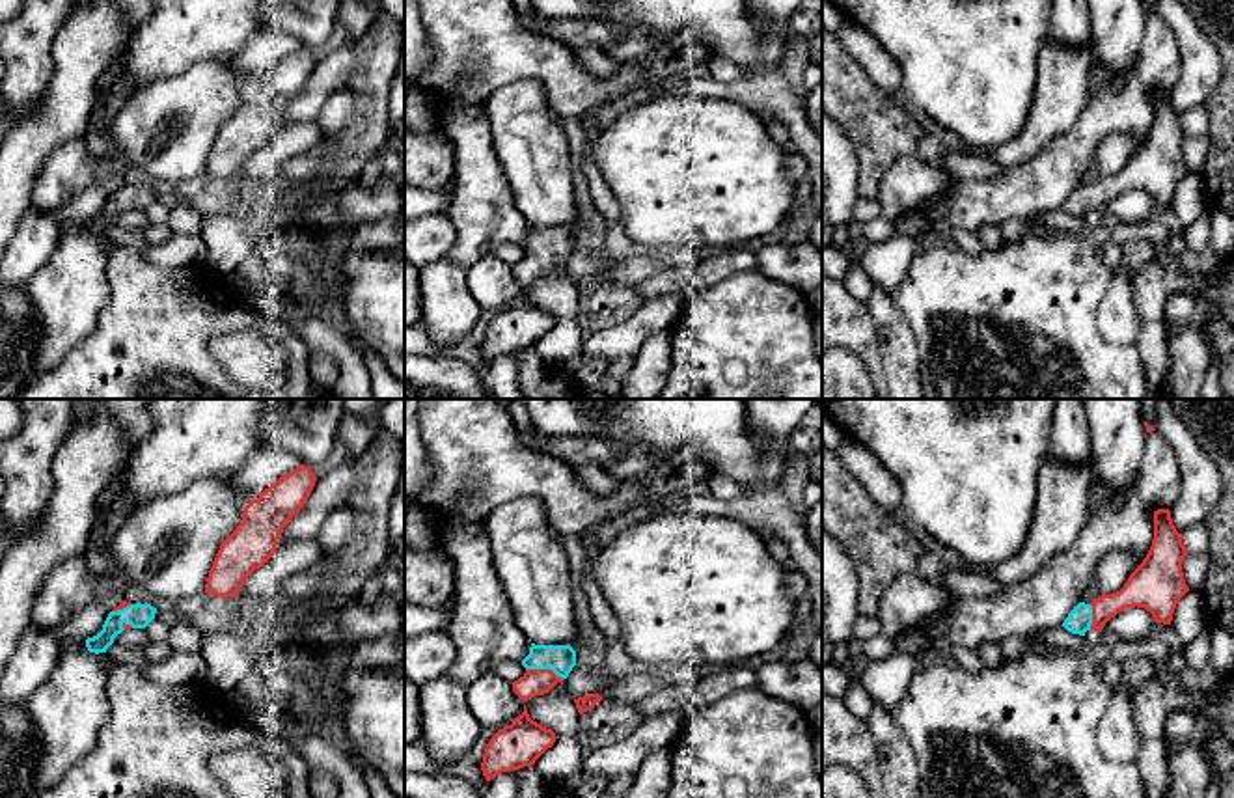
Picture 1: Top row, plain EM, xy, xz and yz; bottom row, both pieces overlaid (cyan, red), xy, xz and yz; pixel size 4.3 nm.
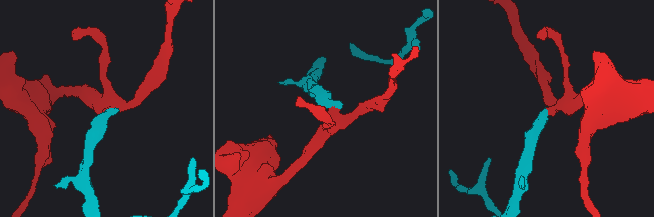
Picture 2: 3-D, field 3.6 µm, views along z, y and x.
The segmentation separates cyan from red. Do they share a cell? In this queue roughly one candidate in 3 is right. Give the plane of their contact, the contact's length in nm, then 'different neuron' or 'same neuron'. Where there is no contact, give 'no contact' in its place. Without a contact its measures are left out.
meets cyan in xz; contact 180 nm long; same neuron

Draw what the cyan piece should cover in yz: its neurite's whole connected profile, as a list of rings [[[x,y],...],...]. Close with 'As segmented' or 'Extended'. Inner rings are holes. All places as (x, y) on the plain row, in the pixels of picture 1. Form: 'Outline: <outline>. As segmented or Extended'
Outline: [[[1154,93],[1152,129],[1124,170],[1090,186],[1079,185],[1063,209],[1085,218],[1087,213],[1102,213],[1113,198],[1135,188],[1150,194],[1156,205],[1171,207],[1176,185],[1189,173],[1182,155],[1186,138],[1187,132],[1182,116],[1172,106],[1171,93]]]. Extended

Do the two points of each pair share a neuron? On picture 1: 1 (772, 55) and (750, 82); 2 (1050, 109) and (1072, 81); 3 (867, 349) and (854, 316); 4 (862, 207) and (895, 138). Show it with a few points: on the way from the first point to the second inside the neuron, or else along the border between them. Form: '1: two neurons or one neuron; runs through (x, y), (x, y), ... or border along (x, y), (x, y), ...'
1: one neuron; runs through (770, 62), (757, 75)
2: one neuron; runs through (1057, 101), (1065, 88)
3: one neuron; runs through (863, 342), (854, 330), (854, 323)
4: two neurons; border along (860, 198), (875, 200)

